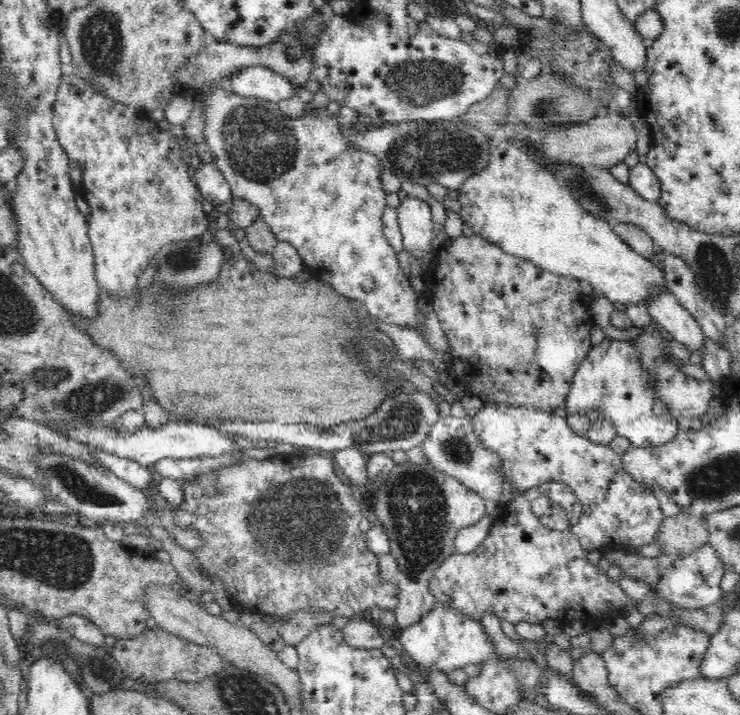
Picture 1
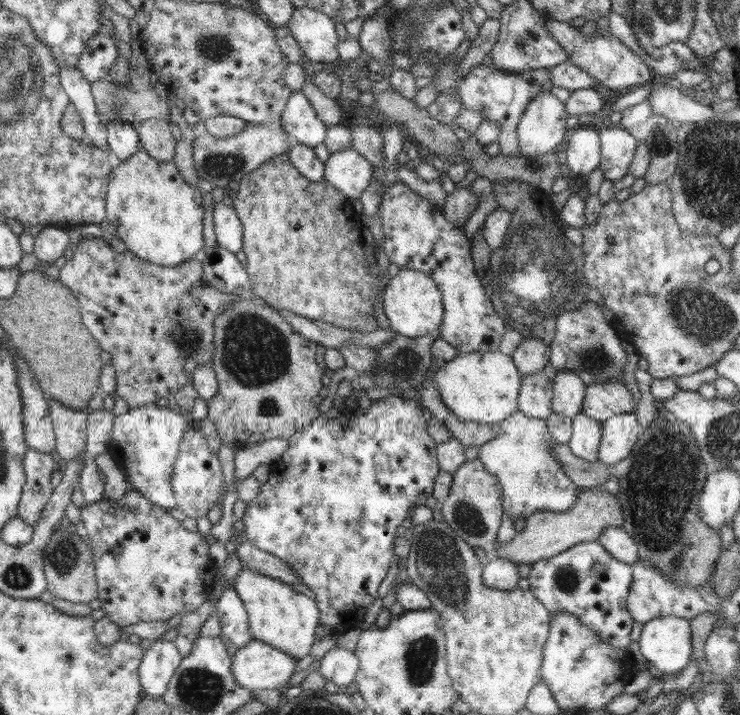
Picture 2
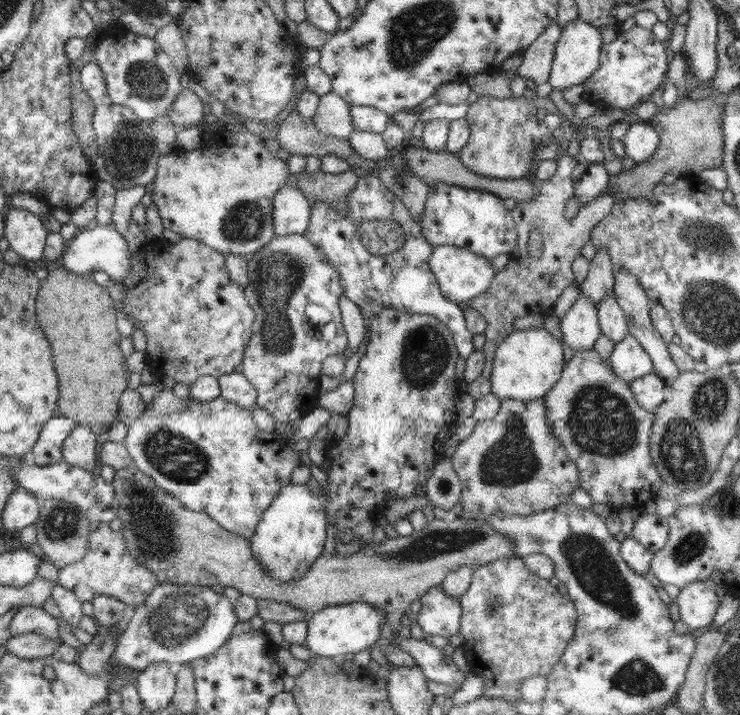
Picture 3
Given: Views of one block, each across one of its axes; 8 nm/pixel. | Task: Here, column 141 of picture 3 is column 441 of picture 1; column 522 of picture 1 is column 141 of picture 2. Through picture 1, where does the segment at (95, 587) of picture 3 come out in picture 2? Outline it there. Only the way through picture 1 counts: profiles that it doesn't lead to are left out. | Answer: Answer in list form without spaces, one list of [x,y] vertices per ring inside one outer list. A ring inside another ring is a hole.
[[[129,489],[123,494],[123,498],[103,499],[80,508],[81,520],[90,539],[101,609],[106,617],[120,627],[137,622],[170,620],[176,614],[194,612],[208,599],[216,574],[220,570],[210,558],[210,541],[206,541],[202,533],[188,531],[176,518],[142,495]]]

